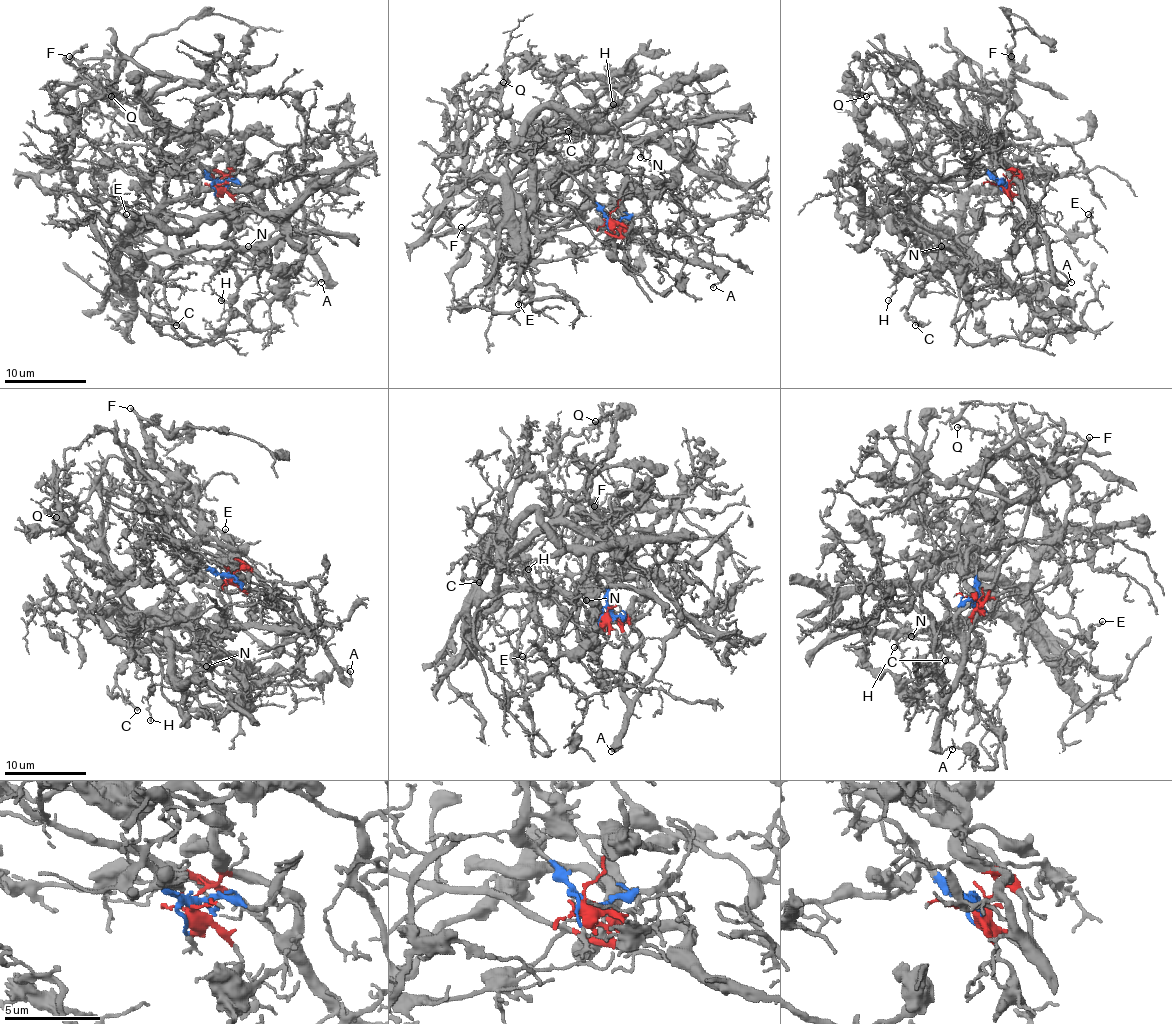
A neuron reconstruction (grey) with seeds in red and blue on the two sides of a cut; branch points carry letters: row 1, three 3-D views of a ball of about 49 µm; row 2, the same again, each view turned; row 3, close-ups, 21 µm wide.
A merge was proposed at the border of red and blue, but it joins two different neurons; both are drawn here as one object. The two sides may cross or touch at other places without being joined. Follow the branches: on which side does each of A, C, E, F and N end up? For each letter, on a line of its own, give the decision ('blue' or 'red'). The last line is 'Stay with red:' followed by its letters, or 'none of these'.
A: red
C: blue
E: blue
F: red
N: blue
Stay with red: A, F

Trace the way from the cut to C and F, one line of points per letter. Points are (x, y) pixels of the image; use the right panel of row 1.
C: (1004, 182), (980, 168), (908, 199), (951, 254), (906, 309), (914, 325)
F: (1004, 184), (1013, 176), (996, 158), (996, 143), (990, 135), (1023, 139), (1031, 131), (1017, 109), (1010, 56)

